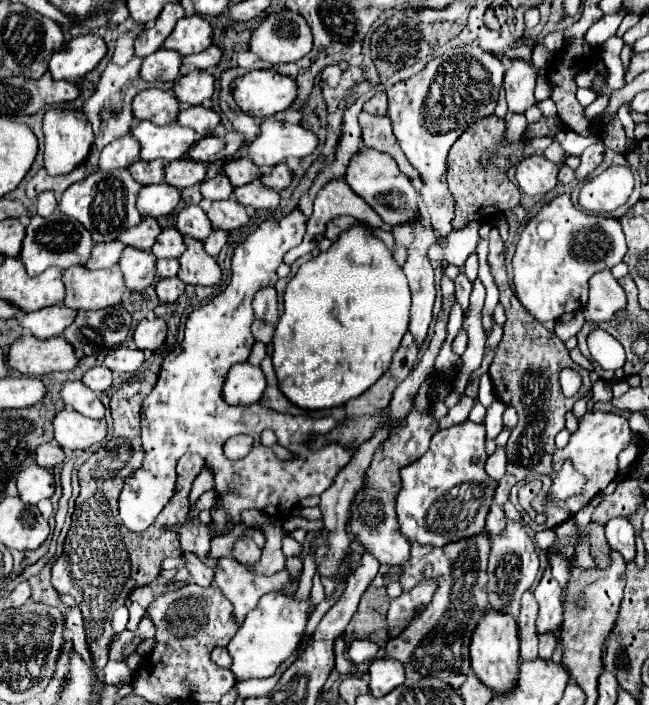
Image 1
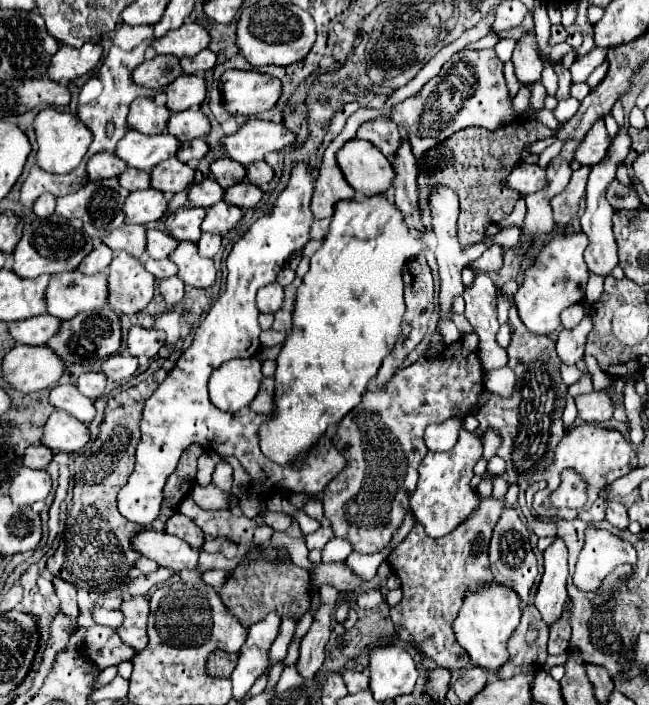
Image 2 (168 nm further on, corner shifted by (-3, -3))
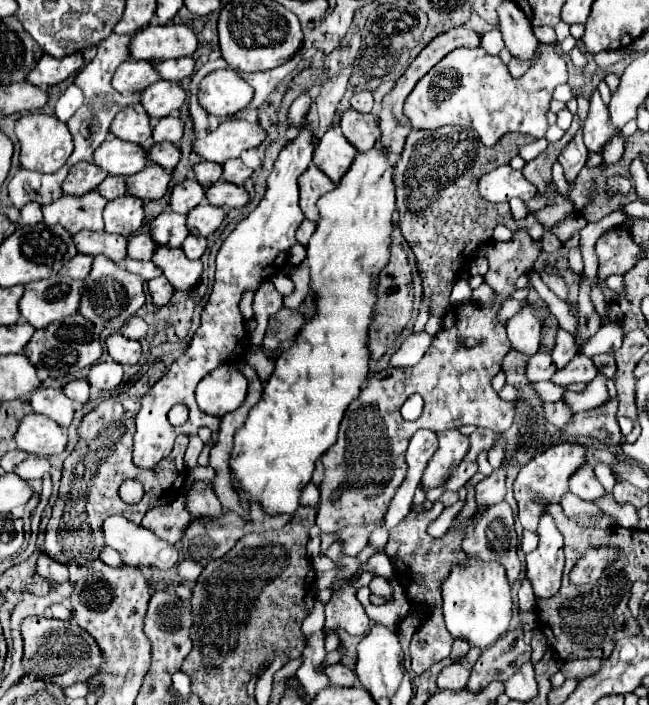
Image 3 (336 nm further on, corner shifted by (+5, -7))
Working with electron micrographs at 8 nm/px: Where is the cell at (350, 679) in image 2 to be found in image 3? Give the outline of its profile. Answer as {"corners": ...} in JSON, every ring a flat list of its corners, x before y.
{"corners":[[336,663,336,665,326,665,324,667,324,673,328,675,330,683,334,687,352,687,356,683,356,677,354,677,354,671,348,669,346,665,342,663]]}

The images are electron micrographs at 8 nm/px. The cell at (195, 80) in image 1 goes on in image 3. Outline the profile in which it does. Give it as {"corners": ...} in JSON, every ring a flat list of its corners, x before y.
{"corners":[[160,79,160,81,152,83,152,87,142,91,140,103,144,105,146,113,152,119,160,119,160,117,170,115,172,111,178,111,182,107,184,99,186,99,186,93,178,83]]}

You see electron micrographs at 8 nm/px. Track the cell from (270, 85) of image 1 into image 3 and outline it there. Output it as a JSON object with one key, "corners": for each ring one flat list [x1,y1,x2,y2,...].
{"corners":[[232,69,212,71,198,85,198,103,208,115,232,117,252,101,252,87]]}

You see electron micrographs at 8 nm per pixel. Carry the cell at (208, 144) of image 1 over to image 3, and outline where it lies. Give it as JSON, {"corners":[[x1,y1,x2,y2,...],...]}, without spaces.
{"corners":[[154,143,146,149,148,159,168,171,172,171,180,161,180,149,174,143]]}

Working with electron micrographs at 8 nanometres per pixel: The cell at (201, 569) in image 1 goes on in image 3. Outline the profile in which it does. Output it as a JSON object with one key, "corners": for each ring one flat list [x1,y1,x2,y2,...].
{"corners":[[110,515,102,523,102,535,106,545,114,547,126,565,154,565,158,569,172,569,178,565,180,553,174,545,158,539,152,531,122,515]]}

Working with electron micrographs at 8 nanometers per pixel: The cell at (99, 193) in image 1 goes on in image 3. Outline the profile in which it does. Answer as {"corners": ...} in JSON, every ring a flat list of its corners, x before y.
{"corners":[[90,191,86,195,62,195,50,205,42,207,44,221,48,225,62,225,68,233,78,233,82,229,102,231,102,211,106,207,106,199,98,191]]}

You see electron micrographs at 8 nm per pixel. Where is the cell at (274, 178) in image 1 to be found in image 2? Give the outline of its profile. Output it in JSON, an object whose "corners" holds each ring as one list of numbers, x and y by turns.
{"corners":[[256,161,256,163,248,165,246,177,248,177,248,181,252,185,264,187,264,185,268,185,274,179,274,169,268,163,264,163,264,161]]}

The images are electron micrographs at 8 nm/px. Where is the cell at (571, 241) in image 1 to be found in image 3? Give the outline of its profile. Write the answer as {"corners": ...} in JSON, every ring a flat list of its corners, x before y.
{"corners":[[526,305,506,323,508,341,510,341,514,351,520,351,528,357,538,353,540,333,542,333,542,327,544,327,542,321,544,321,546,315,548,315,546,309]]}

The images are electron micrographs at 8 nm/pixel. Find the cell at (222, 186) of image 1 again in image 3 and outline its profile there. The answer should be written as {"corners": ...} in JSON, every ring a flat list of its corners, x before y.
{"corners":[[188,177,186,181,176,183,172,187,172,191,170,191,170,209,176,211,176,213,188,213,202,199,204,199,202,185,194,177]]}

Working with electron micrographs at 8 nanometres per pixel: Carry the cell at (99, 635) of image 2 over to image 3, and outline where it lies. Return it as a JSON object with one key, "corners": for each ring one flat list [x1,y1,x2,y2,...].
{"corners":[[26,617,20,623,20,633,24,641,22,671,24,679,50,681,60,687,68,687,76,681,86,681,96,669,100,669,104,657,96,641,74,621,60,621,48,617]]}

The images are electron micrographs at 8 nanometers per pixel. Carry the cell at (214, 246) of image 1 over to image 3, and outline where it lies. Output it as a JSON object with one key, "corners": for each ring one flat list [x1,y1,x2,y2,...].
{"corners":[[188,235,182,243,182,249,186,253,188,259,200,259,202,253,206,251,206,239,204,237,194,237,194,235]]}

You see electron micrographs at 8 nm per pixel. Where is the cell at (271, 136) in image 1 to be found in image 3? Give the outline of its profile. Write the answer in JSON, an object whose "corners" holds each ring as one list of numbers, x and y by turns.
{"corners":[[226,119,218,129,208,131,206,137,194,141,194,151,214,163,224,163,232,157,240,157,242,151,258,147,268,133,258,123,248,123,244,119]]}

